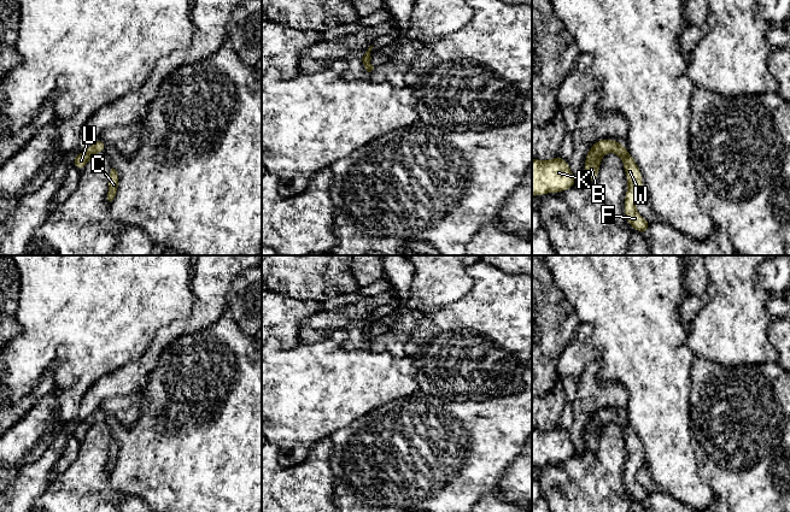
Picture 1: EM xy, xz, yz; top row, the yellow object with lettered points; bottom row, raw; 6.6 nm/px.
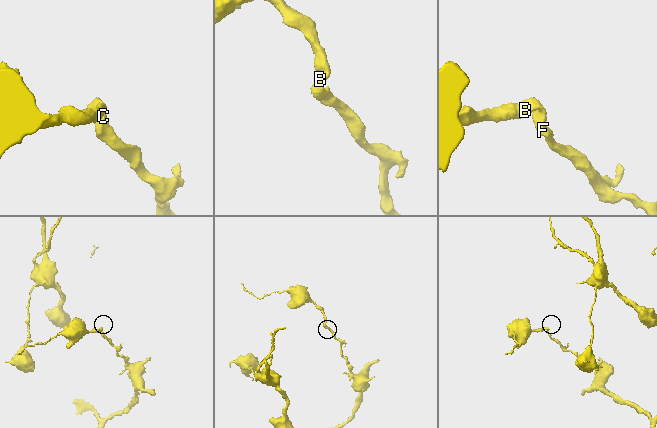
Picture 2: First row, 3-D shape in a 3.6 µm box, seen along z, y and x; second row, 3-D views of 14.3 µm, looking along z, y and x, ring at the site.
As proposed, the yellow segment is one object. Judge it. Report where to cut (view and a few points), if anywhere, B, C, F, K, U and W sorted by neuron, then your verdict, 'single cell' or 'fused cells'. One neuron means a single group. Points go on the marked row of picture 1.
no cut; B C F K U W; single cell

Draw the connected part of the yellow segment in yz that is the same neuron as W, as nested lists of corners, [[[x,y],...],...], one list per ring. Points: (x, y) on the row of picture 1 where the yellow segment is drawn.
[[[607,137],[592,143],[587,155],[585,157],[585,183],[596,183],[602,157],[610,151],[622,159],[625,173],[628,181],[624,205],[625,217],[636,231],[646,235],[650,223],[636,211],[636,204],[644,193],[642,172],[633,157],[628,154],[625,145]]]

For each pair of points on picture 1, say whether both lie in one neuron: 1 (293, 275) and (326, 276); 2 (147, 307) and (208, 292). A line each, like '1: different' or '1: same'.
1: same
2: different

